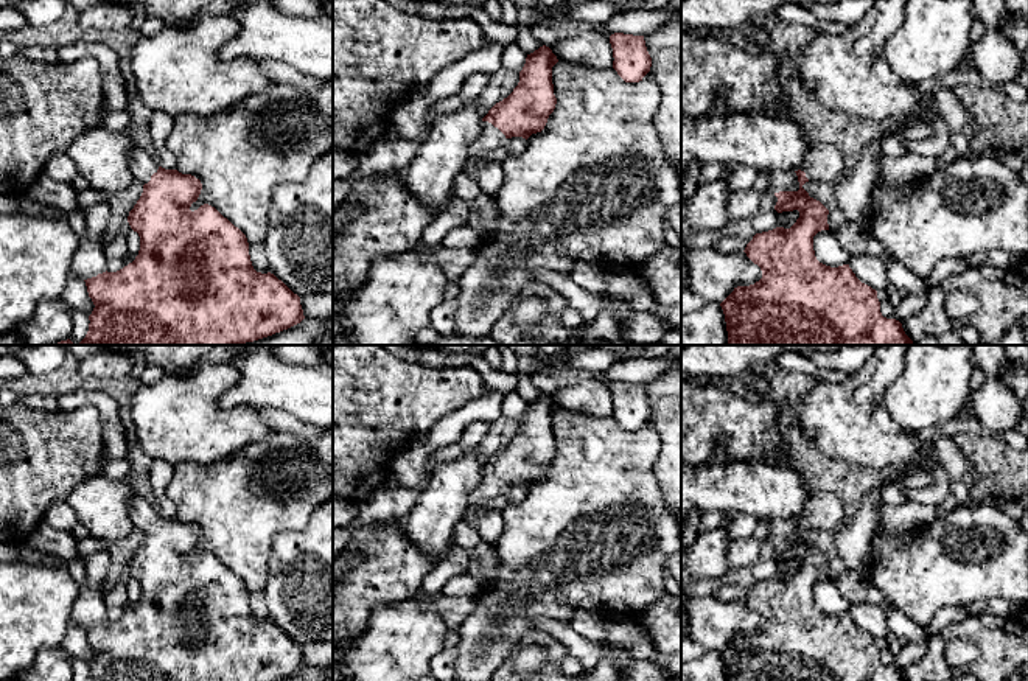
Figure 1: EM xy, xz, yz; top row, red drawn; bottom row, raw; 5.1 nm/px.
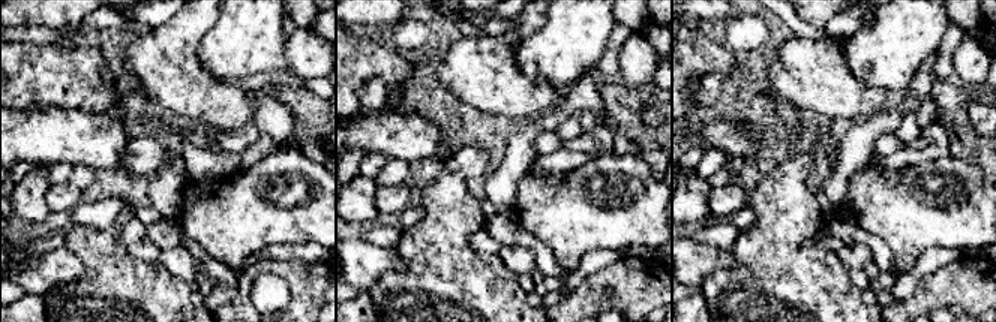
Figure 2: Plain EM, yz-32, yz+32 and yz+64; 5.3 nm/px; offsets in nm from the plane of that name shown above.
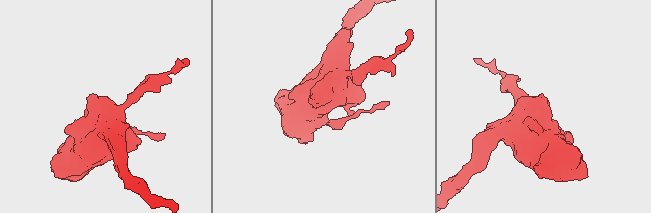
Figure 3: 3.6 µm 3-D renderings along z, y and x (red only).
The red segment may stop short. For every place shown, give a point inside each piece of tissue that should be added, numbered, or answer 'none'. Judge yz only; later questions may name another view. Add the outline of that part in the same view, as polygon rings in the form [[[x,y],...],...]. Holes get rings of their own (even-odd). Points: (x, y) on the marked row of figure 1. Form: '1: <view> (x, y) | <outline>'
1: yz (826, 162) | [[[835,145],[809,148],[799,169],[812,182],[837,180],[844,173],[846,154]]]

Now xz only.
1: xz (490, 137) | [[[482,121],[481,135],[471,143],[468,149],[467,163],[463,173],[471,174],[471,169],[476,163],[488,157],[501,143],[505,140],[505,135],[488,121]]]

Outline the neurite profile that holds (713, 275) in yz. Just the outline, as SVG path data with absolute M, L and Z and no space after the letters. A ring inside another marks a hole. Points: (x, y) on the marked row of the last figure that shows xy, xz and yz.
M687 247L686 286L706 303L722 303L737 286L762 278L762 271L745 252L722 253L714 247Z

